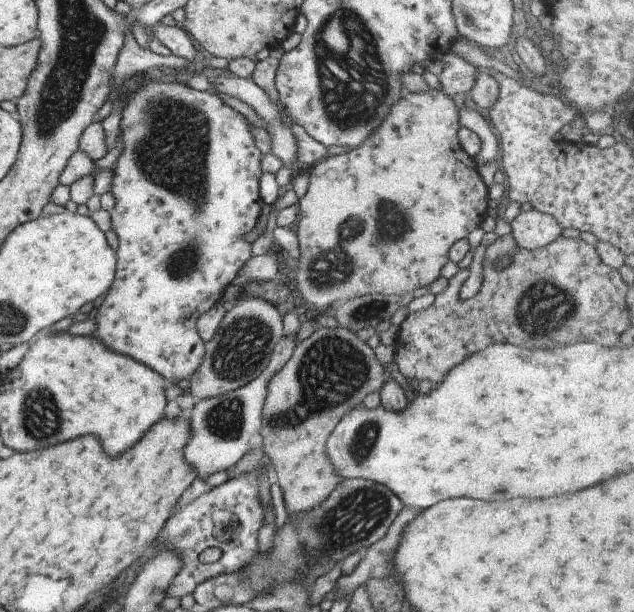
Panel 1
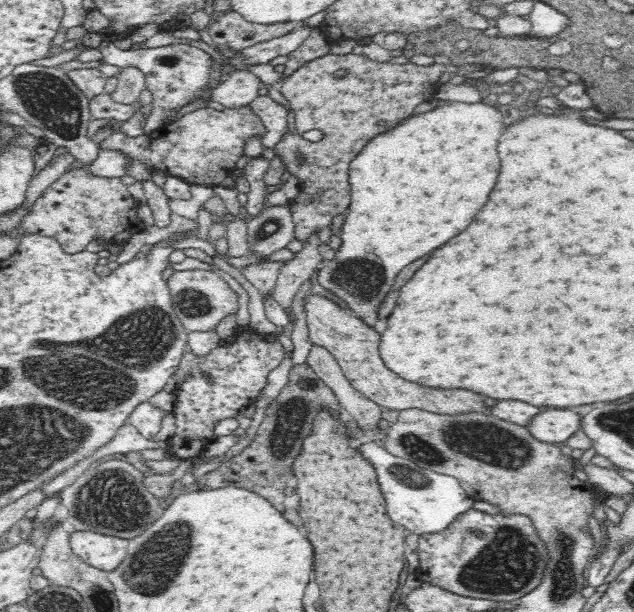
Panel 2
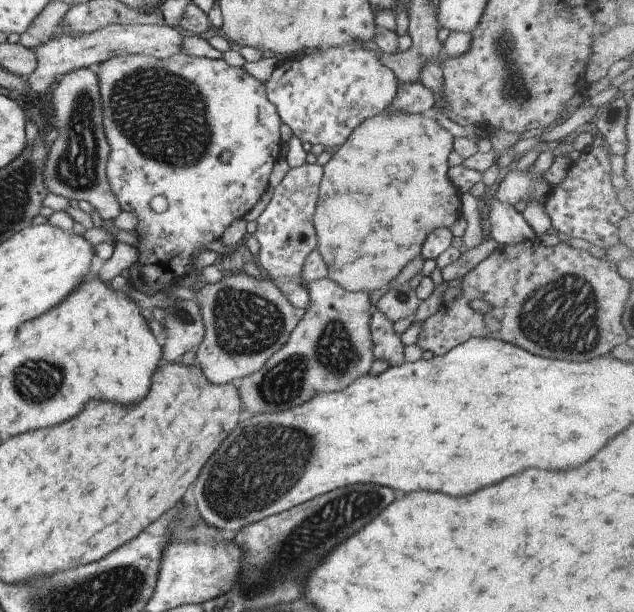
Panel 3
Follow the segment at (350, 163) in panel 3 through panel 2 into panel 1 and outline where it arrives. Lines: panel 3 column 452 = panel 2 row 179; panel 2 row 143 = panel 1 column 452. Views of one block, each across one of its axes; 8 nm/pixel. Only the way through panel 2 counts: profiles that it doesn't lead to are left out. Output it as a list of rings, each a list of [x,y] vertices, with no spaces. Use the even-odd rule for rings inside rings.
[[[430,86],[427,92],[421,94],[402,89],[399,100],[389,108],[385,120],[355,152],[351,152],[349,148],[342,154],[322,158],[309,167],[307,190],[297,202],[299,214],[295,222],[295,232],[299,244],[299,258],[297,270],[291,273],[295,277],[295,292],[301,300],[305,300],[318,311],[323,311],[351,299],[351,296],[357,297],[357,292],[380,293],[379,288],[375,288],[377,280],[373,280],[373,274],[363,276],[359,270],[355,270],[355,264],[359,264],[359,260],[367,262],[363,260],[365,244],[373,244],[373,248],[377,250],[375,258],[369,256],[369,262],[375,260],[373,266],[381,268],[387,264],[385,268],[389,268],[393,264],[391,268],[399,270],[393,290],[389,290],[391,294],[411,292],[421,286],[430,285],[439,277],[441,266],[448,262],[447,250],[451,248],[451,244],[465,238],[486,218],[487,200],[490,196],[490,191],[478,174],[476,163],[459,144],[455,108],[449,96]],[[385,204],[393,208],[397,206],[395,210],[405,218],[405,224],[411,226],[407,226],[399,234],[399,238],[395,238],[395,242],[391,240],[391,244],[389,238],[381,238],[381,230],[377,226],[377,218],[381,216],[381,208],[385,208]],[[417,226],[423,230],[423,242],[417,242]]]

